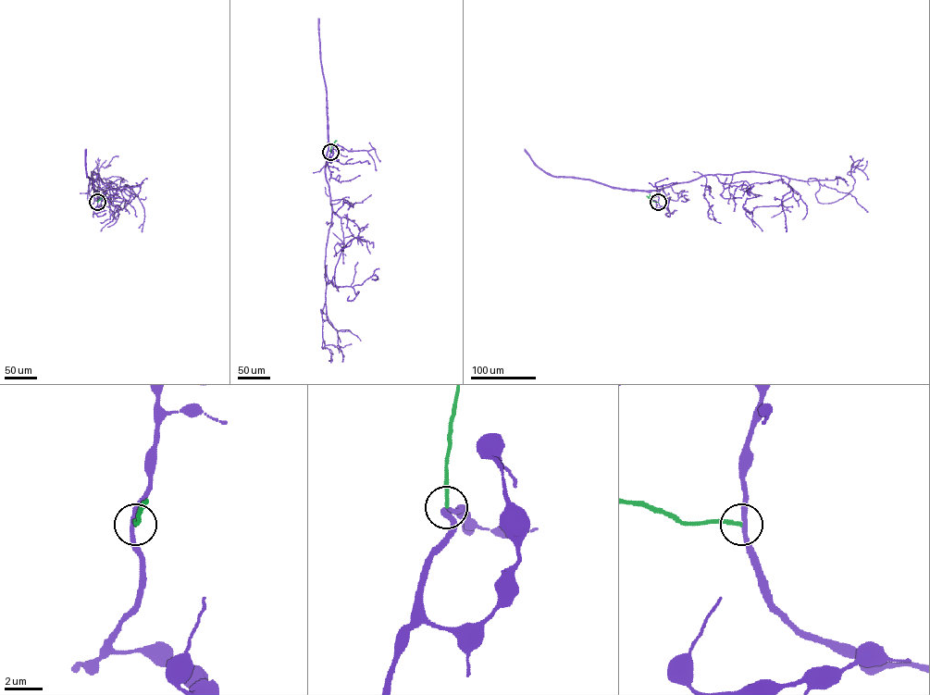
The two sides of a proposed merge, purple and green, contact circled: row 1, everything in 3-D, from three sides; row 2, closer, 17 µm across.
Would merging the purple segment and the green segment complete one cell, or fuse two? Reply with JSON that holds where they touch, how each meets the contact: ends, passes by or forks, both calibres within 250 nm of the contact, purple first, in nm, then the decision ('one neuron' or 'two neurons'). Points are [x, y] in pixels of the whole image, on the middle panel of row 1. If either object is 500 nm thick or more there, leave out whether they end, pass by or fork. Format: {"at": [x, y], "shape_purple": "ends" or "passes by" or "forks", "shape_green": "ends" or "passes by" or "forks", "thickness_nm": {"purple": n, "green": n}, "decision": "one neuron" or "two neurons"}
{"at": [330, 152], "shape_purple": "passes by", "shape_green": "ends", "thickness_nm": {"purple": 240, "green": 190}, "decision": "two neurons"}

